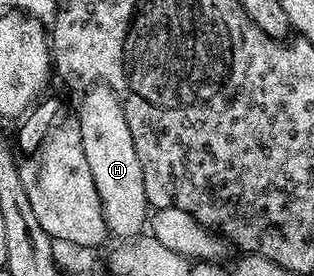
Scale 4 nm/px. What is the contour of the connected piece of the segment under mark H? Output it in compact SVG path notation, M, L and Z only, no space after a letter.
M96 84L82 91L79 102L77 121L81 132L81 148L85 148L85 162L89 164L89 172L101 196L101 208L107 221L108 231L119 240L130 240L144 233L149 222L149 207L145 196L145 172L141 168L141 159L137 156L137 147L133 145L133 136L129 132L129 120L125 120L125 112L121 100L111 89Z

